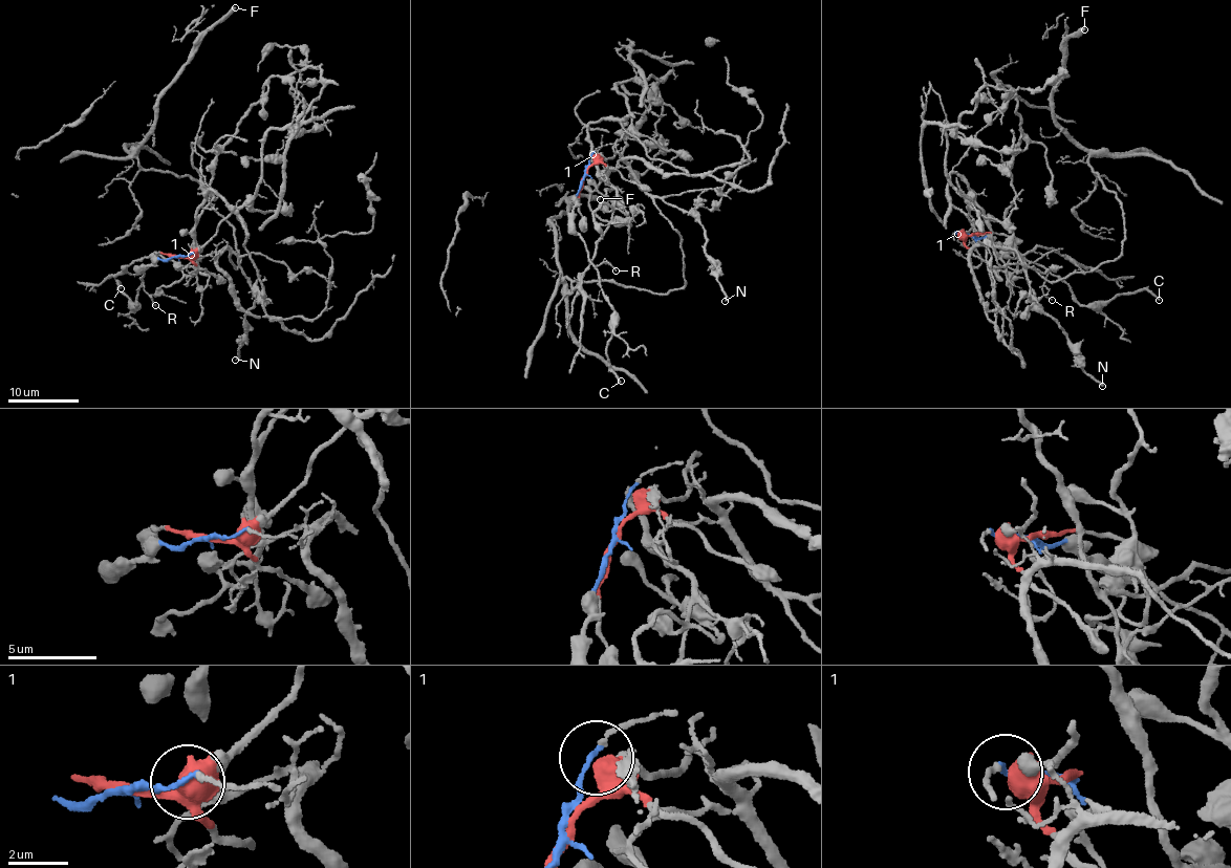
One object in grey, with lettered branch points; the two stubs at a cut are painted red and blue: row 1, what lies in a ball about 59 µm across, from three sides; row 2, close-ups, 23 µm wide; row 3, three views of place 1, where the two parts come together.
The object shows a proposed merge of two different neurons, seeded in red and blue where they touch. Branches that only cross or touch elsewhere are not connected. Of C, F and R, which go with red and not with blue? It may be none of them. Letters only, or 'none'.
none

